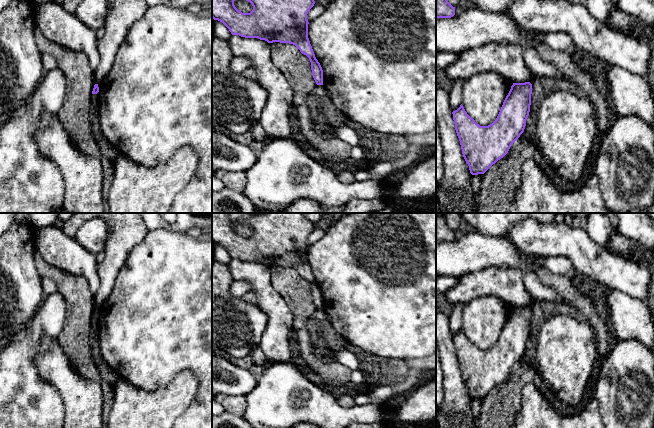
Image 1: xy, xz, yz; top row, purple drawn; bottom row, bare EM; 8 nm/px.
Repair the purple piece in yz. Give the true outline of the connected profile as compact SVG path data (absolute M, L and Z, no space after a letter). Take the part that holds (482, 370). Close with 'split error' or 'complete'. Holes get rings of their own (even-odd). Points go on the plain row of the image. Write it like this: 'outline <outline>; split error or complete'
outline M530 306L513 307L496 344L488 350L477 348L462 328L452 336L462 378L472 399L484 398L524 356L531 318Z; complete

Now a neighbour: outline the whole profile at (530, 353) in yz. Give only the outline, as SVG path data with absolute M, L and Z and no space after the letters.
M536 301L532 305L532 318L529 340L524 353L525 359L531 364L536 372L536 336L546 319L554 315L565 314L568 309L562 302L557 301Z

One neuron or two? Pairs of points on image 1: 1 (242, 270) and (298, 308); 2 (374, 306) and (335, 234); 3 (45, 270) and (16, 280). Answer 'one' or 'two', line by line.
1: two
2: one
3: two

